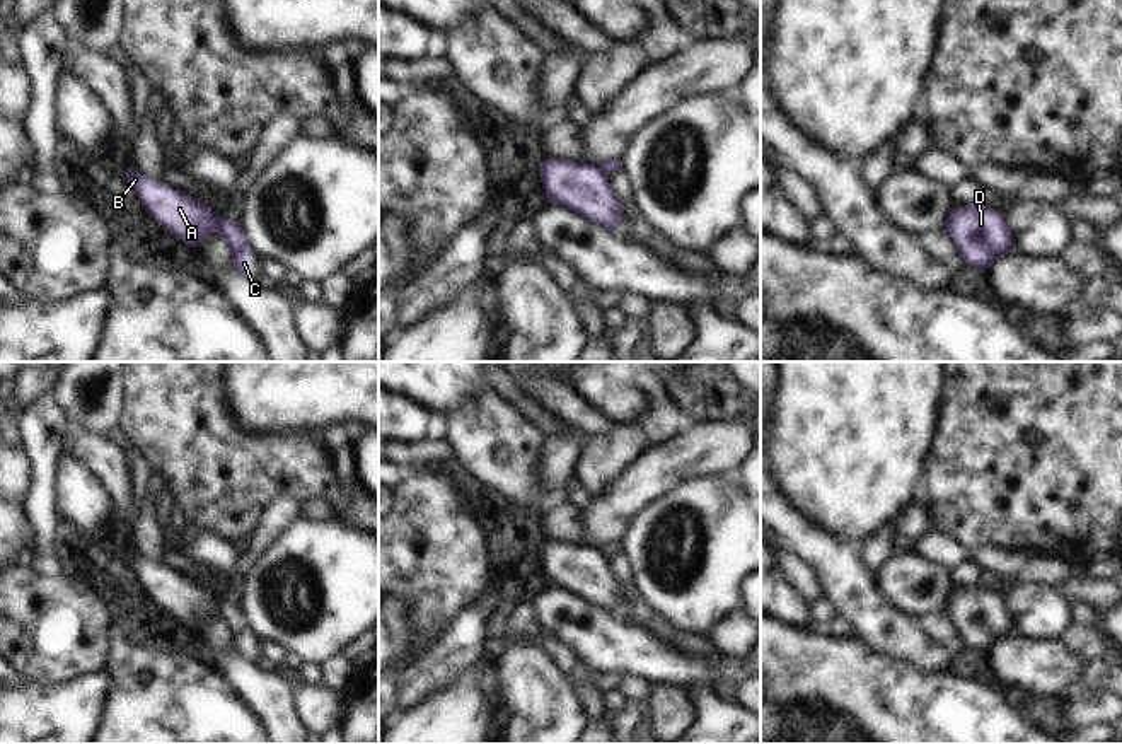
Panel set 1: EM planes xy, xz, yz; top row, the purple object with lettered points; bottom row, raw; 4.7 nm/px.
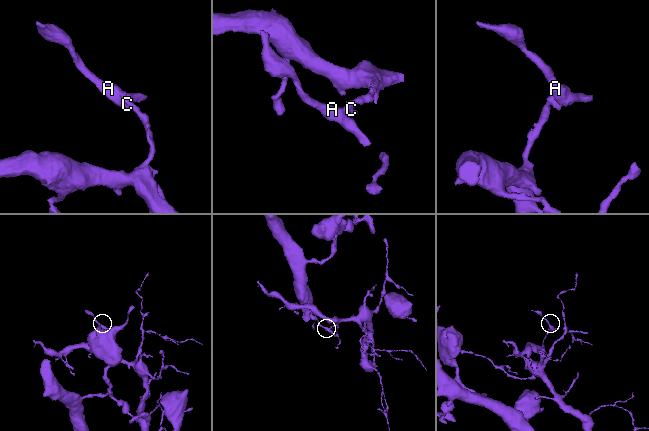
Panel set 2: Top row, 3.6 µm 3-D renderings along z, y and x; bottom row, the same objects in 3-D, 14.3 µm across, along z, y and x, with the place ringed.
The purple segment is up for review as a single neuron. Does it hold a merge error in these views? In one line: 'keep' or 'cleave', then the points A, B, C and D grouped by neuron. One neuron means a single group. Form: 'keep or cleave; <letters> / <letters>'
cleave; A B D / C

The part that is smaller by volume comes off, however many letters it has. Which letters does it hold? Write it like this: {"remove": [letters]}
{"remove": ["A", "B", "D"]}

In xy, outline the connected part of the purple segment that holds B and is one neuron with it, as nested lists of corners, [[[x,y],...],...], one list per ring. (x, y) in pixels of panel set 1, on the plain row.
[[[126,551],[126,563],[138,577],[147,596],[186,628],[194,630],[201,621],[218,614],[218,597],[182,572]]]

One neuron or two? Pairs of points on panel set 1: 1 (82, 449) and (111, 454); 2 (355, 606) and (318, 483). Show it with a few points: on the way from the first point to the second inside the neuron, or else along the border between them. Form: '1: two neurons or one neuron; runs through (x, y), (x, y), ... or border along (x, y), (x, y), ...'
1: one neuron; runs through (89, 449), (104, 454)
2: two neurons; border along (335, 516), (360, 531)

